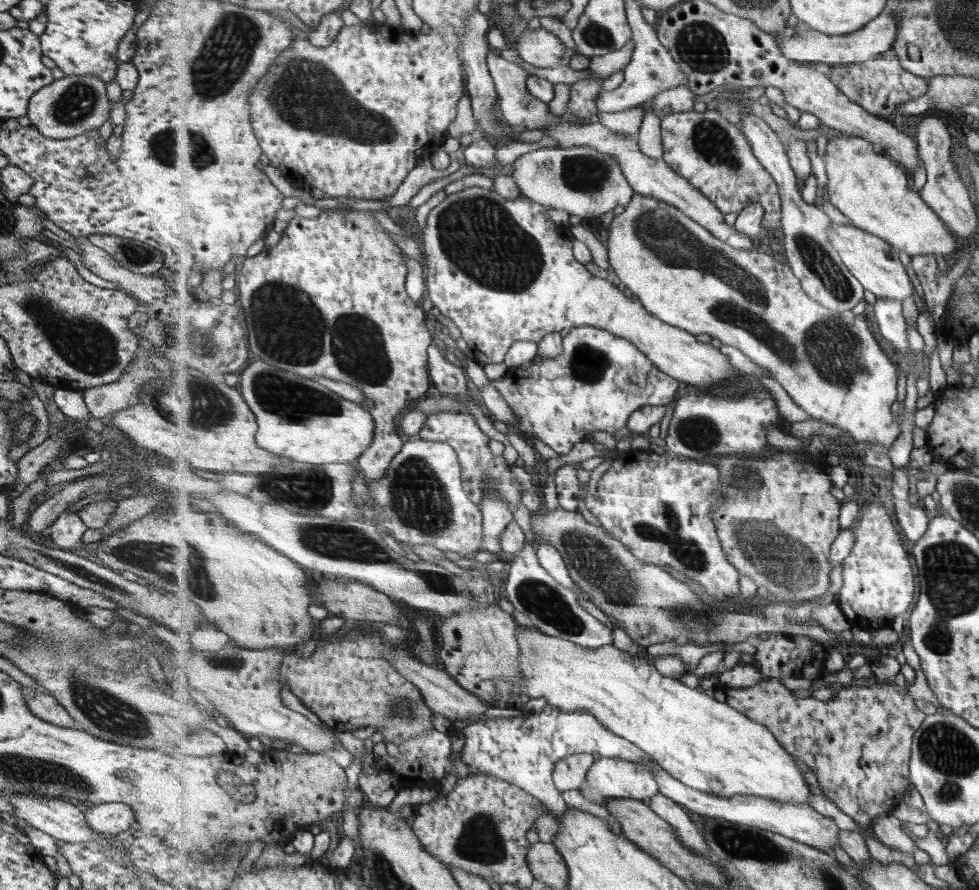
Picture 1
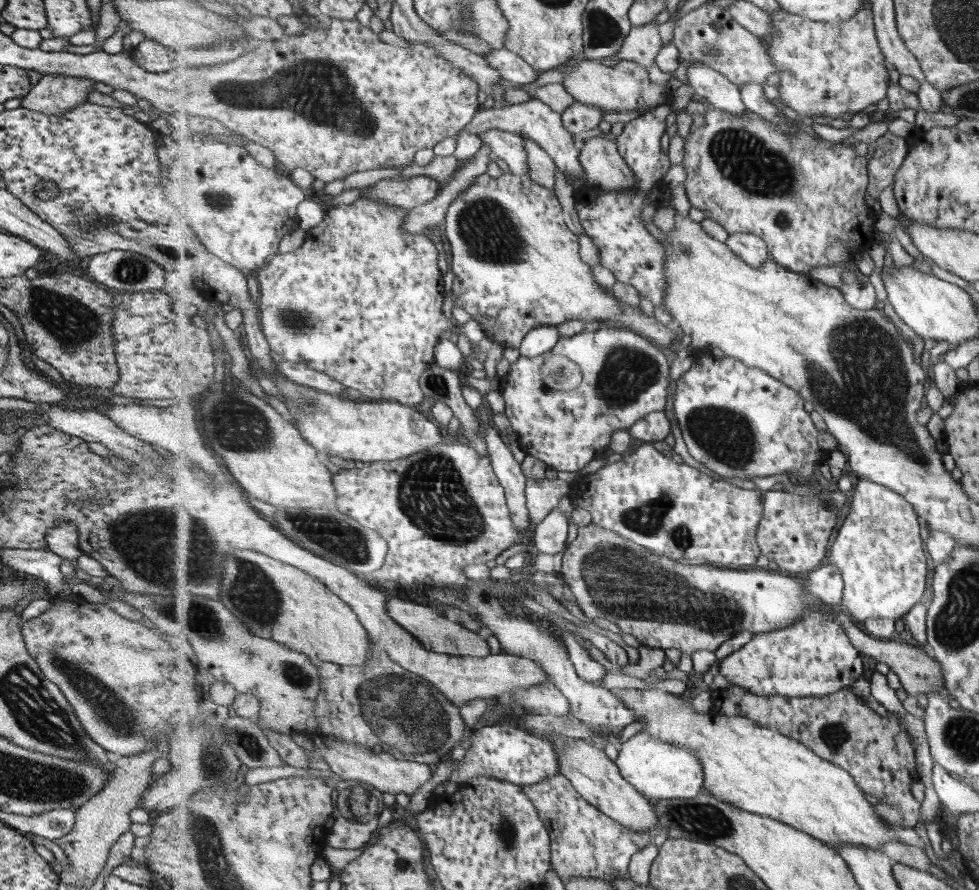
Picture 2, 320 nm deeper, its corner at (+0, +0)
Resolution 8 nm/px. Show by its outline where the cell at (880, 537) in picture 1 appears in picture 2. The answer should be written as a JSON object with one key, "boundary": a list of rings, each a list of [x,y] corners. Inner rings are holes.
{"boundary":[[[862,478],[855,485],[850,511],[830,546],[830,556],[826,561],[841,570],[844,575],[844,602],[846,612],[854,620],[867,620],[867,618],[892,618],[903,617],[923,600],[927,590],[929,578],[929,558],[925,554],[926,542],[921,536],[919,516],[915,512],[912,502],[902,494],[891,490],[891,487],[877,484]]]}

